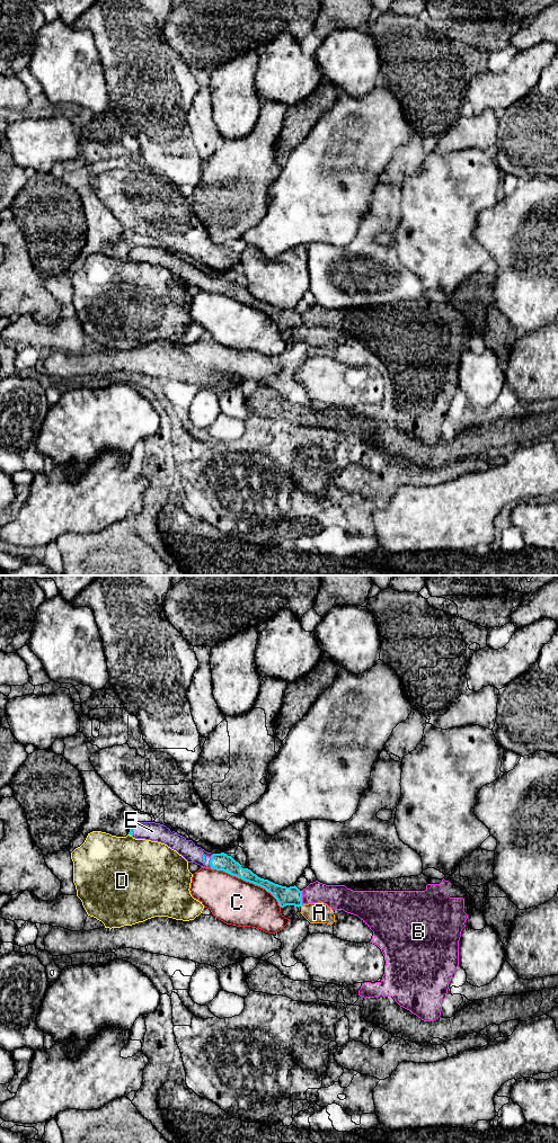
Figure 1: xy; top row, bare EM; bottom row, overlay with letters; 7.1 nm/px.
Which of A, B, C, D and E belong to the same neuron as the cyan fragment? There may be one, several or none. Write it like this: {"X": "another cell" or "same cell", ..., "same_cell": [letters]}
{"A": "another cell", "B": "another cell", "C": "another cell", "D": "another cell", "E": "same cell", "same_cell": ["E"]}

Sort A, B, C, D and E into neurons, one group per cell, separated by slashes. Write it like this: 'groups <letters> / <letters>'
groups A / B / C / D / E

